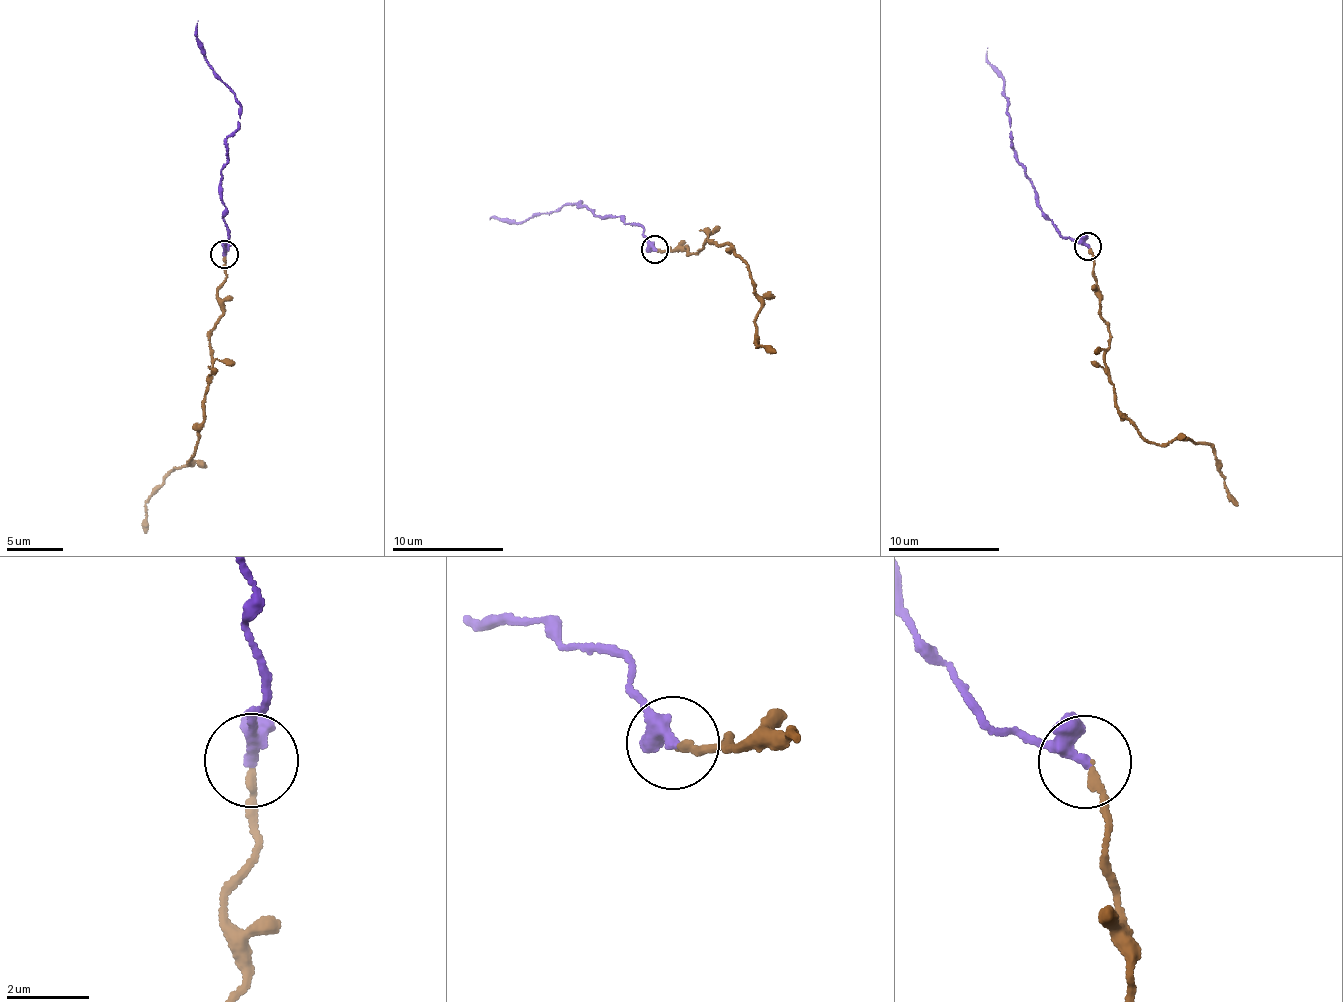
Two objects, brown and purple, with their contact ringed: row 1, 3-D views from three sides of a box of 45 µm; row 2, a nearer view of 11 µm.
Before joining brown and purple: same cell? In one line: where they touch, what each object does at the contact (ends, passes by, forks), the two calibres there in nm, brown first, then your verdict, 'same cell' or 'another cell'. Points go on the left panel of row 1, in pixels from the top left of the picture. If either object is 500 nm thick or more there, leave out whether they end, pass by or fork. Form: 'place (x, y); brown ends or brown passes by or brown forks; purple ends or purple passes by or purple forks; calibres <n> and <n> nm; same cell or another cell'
place (224, 254); brown ends; purple passes by; calibres 190 and 300 nm; same cell

